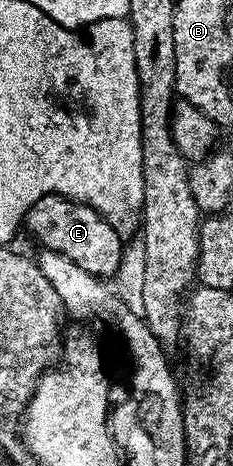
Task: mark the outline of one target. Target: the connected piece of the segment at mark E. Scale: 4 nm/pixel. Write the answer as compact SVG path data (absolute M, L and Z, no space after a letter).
M45 196L40 198L26 211L24 232L27 232L36 243L47 252L64 254L64 258L76 262L80 270L99 278L110 278L110 275L122 264L123 237L115 228L87 204L80 204L66 196Z

